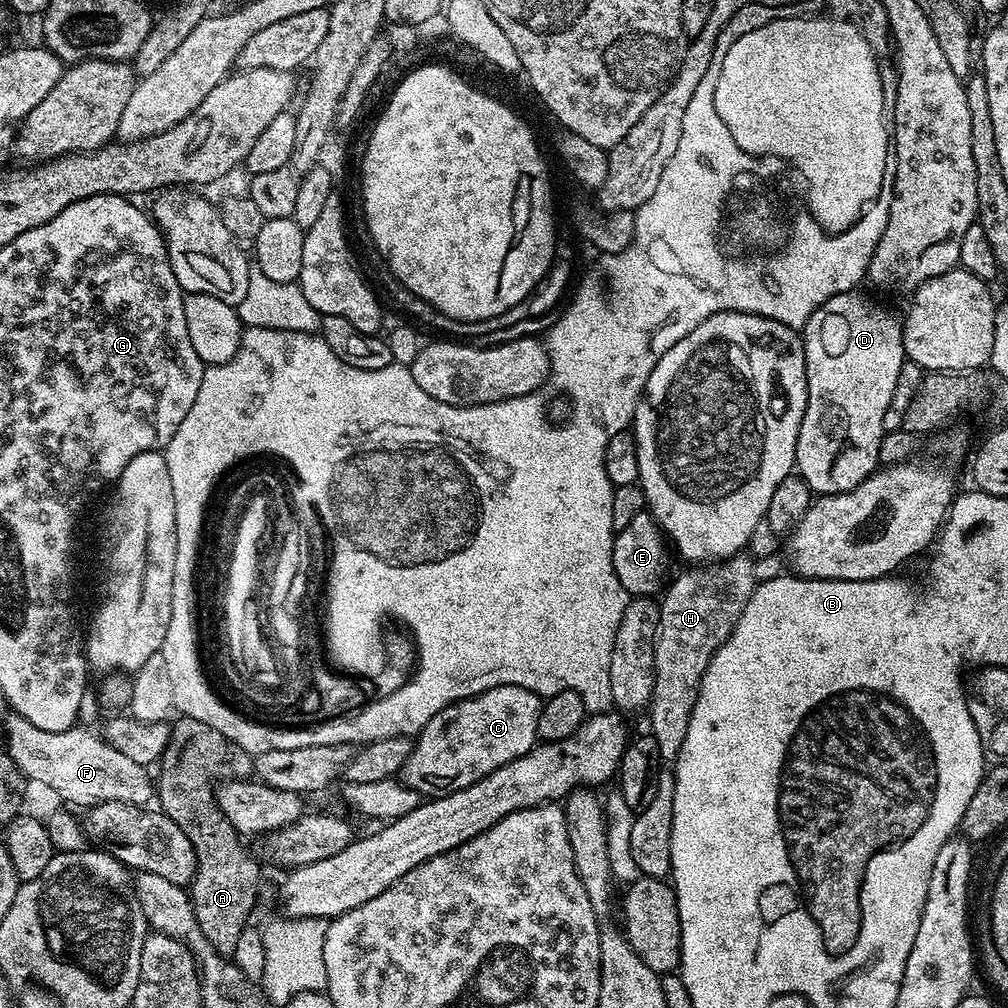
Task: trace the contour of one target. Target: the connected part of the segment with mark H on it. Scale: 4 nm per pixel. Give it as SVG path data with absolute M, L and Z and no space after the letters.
M737 554L711 566L692 566L663 589L654 642L656 677L652 703L646 709L646 717L652 723L650 735L658 742L661 761L675 761L682 750L702 674L706 674L706 666L710 666L710 658L714 658L722 642L730 638L742 610L746 610L746 602L750 602L750 594L754 594L757 580L753 561L748 554Z

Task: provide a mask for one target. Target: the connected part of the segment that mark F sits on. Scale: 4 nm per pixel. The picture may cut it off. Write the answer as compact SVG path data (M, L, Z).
M15 712L9 713L4 721L5 751L22 770L25 779L52 790L64 801L78 808L106 801L122 801L143 807L153 801L156 786L148 774L149 769L119 753L97 733L95 735L81 726L73 726L66 731L41 730Z

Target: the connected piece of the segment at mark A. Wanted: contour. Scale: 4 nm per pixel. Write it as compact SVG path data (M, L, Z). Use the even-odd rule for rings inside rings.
M180 714L171 721L170 727L172 733L168 739L168 745L158 761L158 769L160 768L160 780L158 776L158 802L160 800L160 804L158 804L158 808L159 811L165 812L171 820L178 822L178 826L182 828L182 834L186 834L186 838L190 840L190 846L194 848L196 876L193 877L190 885L190 899L198 926L202 930L206 942L210 942L210 946L214 946L214 950L219 956L232 958L238 938L241 937L244 928L249 927L250 924L248 915L251 914L252 906L256 902L260 864L244 849L245 841L241 834L234 830L234 826L230 826L230 822L216 804L212 776L226 780L251 777L254 772L254 760L246 750L242 750L242 746L230 742L230 738L226 734L218 734L218 730L214 730L214 726L206 726L204 720Z

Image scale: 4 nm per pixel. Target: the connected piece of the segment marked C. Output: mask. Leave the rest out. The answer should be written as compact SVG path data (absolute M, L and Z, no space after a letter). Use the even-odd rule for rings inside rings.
M501 683L493 688L484 689L484 692L477 696L466 696L453 704L445 704L442 710L434 714L434 718L426 722L424 728L419 729L410 758L406 758L404 763L402 783L420 792L421 797L435 798L462 790L486 778L486 774L506 766L506 762L514 762L514 758L526 754L538 743L536 731L541 703L542 697L538 694L522 686Z

